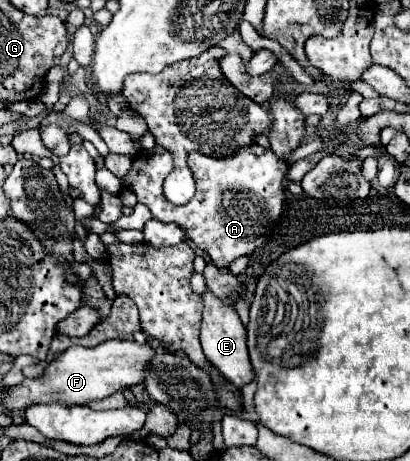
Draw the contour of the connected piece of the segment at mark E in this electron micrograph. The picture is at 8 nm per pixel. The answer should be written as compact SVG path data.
M213 291L203 293L203 321L201 321L201 345L207 361L237 389L241 389L245 383L249 383L255 373L251 369L251 361L247 355L247 331L237 315L237 311L221 301Z

